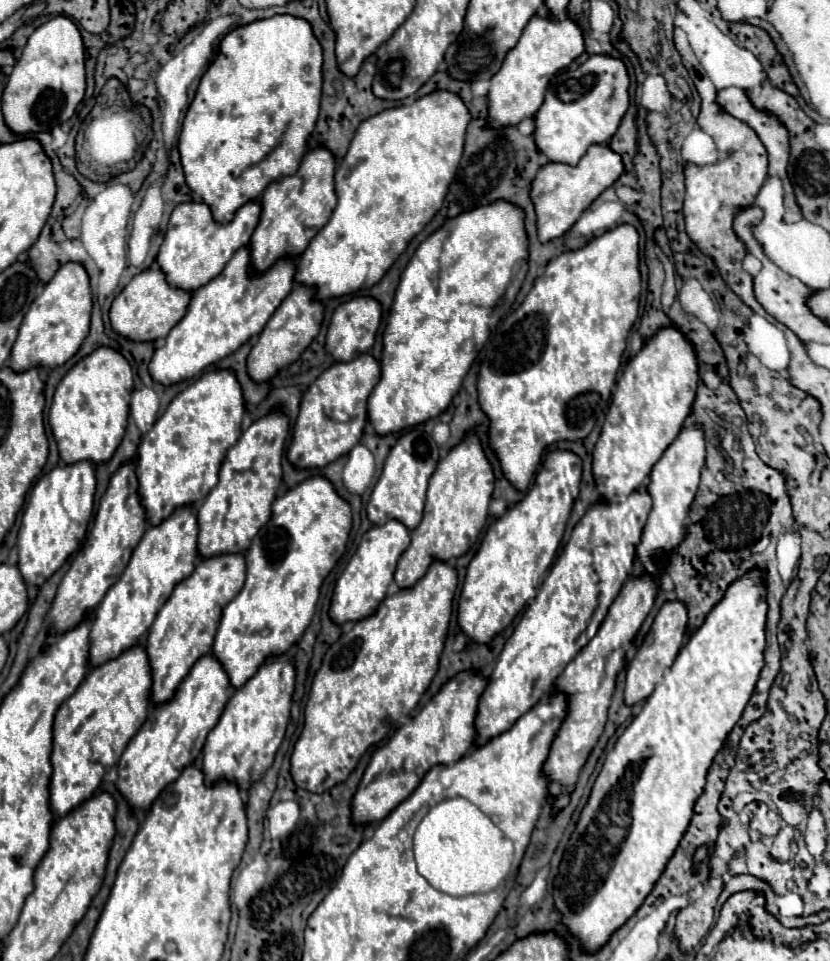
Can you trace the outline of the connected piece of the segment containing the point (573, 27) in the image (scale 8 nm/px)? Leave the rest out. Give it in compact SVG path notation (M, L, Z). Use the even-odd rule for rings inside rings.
M536 15L530 19L526 29L522 31L520 41L506 55L498 75L492 75L488 89L488 117L486 123L490 127L510 127L520 121L534 117L544 101L544 91L550 83L550 77L556 71L568 67L578 55L584 53L584 35L580 27L564 17L562 21L550 19L550 15Z

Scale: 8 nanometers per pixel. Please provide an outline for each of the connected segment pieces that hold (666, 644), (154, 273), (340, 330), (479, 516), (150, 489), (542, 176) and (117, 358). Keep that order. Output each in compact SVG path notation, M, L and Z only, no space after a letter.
M668 601L662 605L662 609L658 611L648 635L644 637L642 647L638 649L636 657L630 661L630 667L626 671L626 689L624 689L624 703L628 707L642 703L656 687L656 683L662 679L664 671L674 663L682 641L684 641L684 633L686 633L686 623L688 623L688 611L686 605L680 601Z
M152 267L152 269L138 273L122 289L122 293L112 301L110 311L108 311L110 325L118 335L122 335L130 341L160 341L184 317L184 313L188 309L188 301L190 301L188 291L172 289L166 283L164 273L158 267Z
M354 297L336 307L332 313L328 333L326 333L326 351L334 357L334 361L344 363L356 359L358 355L366 353L374 345L374 335L380 325L380 305L372 297Z
M470 433L460 445L448 451L448 455L438 463L430 479L424 519L412 531L412 543L400 557L394 573L394 581L398 583L400 589L408 589L414 583L418 583L418 579L426 575L434 559L450 561L454 557L464 555L474 545L488 517L492 489L494 489L492 467L484 455L478 437Z
M210 371L194 381L188 389L178 393L164 415L154 423L152 431L146 433L138 447L136 457L136 477L138 477L138 495L146 511L150 525L160 525L166 517L172 515L176 507L196 507L200 505L210 489L218 483L218 471L226 451L240 437L240 423L244 415L244 397L240 383L232 371Z
M592 145L576 167L564 163L546 163L530 185L530 199L536 211L536 229L540 243L548 243L570 231L584 209L622 175L622 159L606 145Z
M100 347L78 361L56 387L48 411L48 423L58 443L60 459L68 465L78 461L90 461L94 465L110 461L126 431L130 393L132 369L118 351Z

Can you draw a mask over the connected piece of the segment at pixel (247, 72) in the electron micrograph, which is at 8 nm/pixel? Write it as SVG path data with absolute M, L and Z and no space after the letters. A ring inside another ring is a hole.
M274 15L270 19L260 19L260 21L254 21L250 25L236 27L222 39L220 51L218 51L216 59L210 63L210 67L206 69L206 73L202 75L198 91L196 91L188 111L186 111L180 141L178 141L186 185L190 187L190 191L194 191L202 197L202 201L210 207L210 211L212 211L212 215L218 223L230 223L230 219L234 219L234 213L242 205L260 199L260 195L262 195L262 191L266 189L268 183L272 183L280 177L286 177L286 175L294 175L294 171L298 171L300 161L306 153L308 137L310 137L310 133L314 131L314 125L316 125L318 107L320 107L320 93L322 93L322 47L316 41L308 21L292 17L292 15Z

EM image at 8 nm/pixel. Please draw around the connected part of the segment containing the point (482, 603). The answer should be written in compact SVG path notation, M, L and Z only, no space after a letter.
M560 449L548 453L526 497L488 527L488 533L484 535L478 553L468 565L460 601L458 601L458 627L466 635L468 641L478 643L478 645L490 643L494 635L498 635L502 629L506 629L514 621L514 617L524 609L526 601L536 595L540 577L550 569L556 557L572 503L578 497L580 479L582 479L582 461L578 455L574 455L572 451L560 451Z

